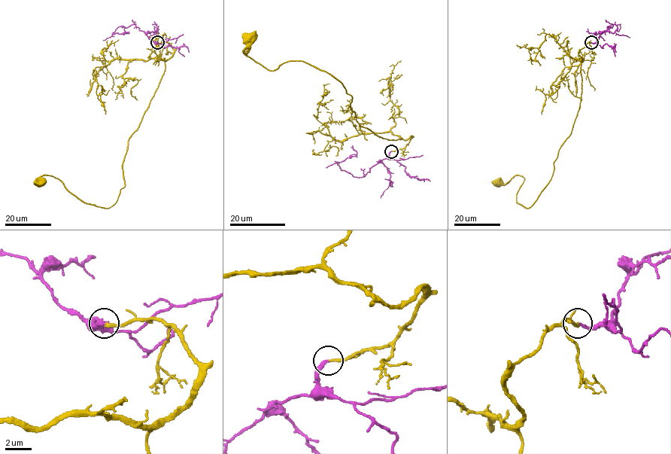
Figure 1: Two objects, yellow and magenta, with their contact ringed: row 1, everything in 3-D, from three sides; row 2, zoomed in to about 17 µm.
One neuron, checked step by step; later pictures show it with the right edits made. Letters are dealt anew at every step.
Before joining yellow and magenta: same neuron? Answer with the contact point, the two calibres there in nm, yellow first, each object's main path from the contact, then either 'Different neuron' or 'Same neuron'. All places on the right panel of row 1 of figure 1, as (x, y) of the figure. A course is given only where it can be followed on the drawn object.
Place: (591, 42). Thickness 240 nm (yellow) against 260 nm. Course of yellow: (591, 42), (579, 52), (580, 106), (548, 185), (529, 208), (516, 202), (522, 176), (498, 183). Course of magenta: (591, 42), (596, 43), (603, 31), (612, 24), (612, 27), (608, 26), (601, 33), (590, 33), (587, 28). Same neuron

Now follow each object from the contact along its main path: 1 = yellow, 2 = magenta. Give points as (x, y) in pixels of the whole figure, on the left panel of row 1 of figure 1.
1: (157, 42), (168, 41), (173, 54), (129, 140), (117, 200), (97, 207), (51, 176), (42, 175), (39, 183)
2: (157, 42), (150, 39), (135, 24), (126, 27), (119, 26), (112, 33), (129, 33), (124, 28)

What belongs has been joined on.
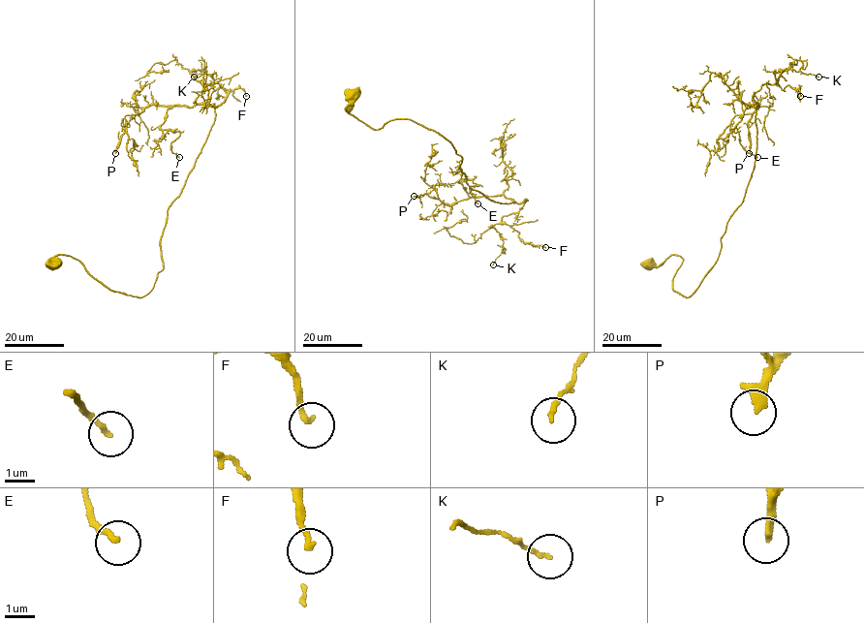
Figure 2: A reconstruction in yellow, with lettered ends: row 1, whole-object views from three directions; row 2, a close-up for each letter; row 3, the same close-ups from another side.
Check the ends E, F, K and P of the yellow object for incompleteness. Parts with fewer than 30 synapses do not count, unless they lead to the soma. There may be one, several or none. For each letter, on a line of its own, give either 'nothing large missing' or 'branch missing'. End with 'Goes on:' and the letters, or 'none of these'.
E: nothing large missing
F: nothing large missing
K: nothing large missing
P: branch missing
Goes on: P

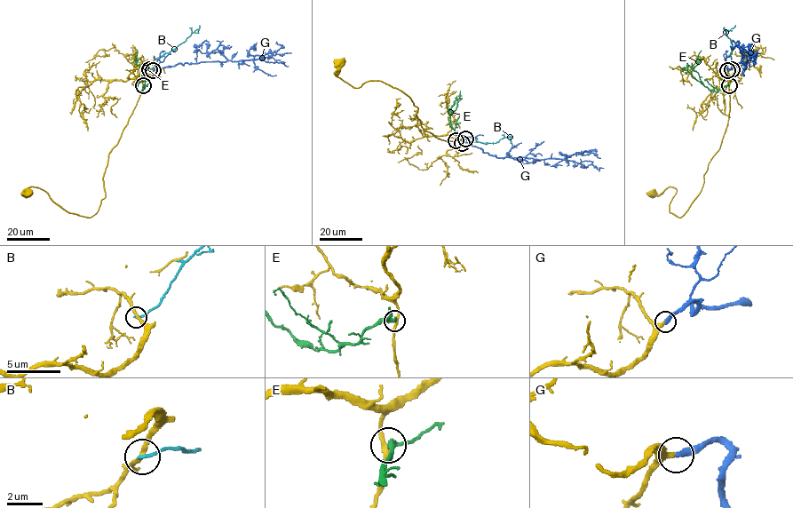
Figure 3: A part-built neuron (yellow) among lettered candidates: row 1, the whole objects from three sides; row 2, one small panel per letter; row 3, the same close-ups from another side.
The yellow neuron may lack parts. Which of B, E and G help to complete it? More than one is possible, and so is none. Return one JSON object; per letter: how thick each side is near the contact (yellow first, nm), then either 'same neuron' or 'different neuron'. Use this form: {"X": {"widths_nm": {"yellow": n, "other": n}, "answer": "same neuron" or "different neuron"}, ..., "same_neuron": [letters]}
{"B": {"widths_nm": {"yellow": 240, "other": 200}, "answer": "different neuron"}, "E": {"widths_nm": {"yellow": 220, "other": 260}, "answer": "different neuron"}, "G": {"widths_nm": {"yellow": 280, "other": 340}, "answer": "same neuron"}, "same_neuron": ["G"]}

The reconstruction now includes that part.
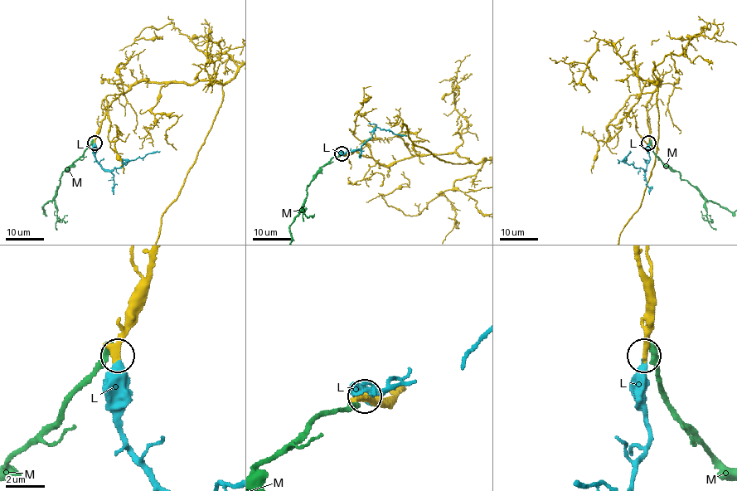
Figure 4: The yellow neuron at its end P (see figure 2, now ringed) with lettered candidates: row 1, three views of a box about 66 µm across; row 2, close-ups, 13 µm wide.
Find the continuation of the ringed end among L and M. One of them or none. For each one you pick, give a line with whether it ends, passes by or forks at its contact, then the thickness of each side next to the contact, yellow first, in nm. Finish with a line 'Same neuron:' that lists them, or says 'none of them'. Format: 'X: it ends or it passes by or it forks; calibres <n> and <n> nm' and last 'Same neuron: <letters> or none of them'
L: it ends; calibres 360 and 460 nm
Same neuron: L

